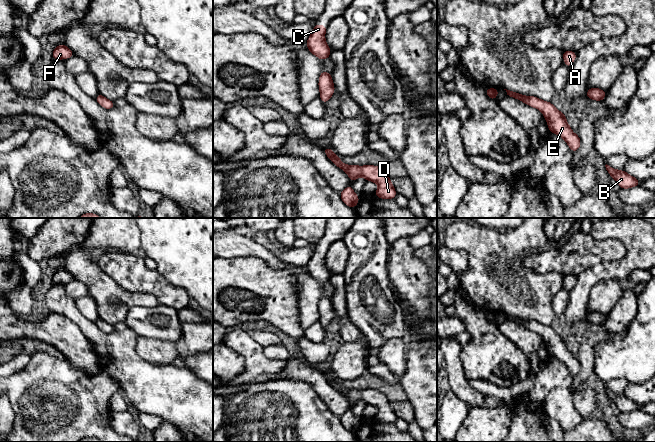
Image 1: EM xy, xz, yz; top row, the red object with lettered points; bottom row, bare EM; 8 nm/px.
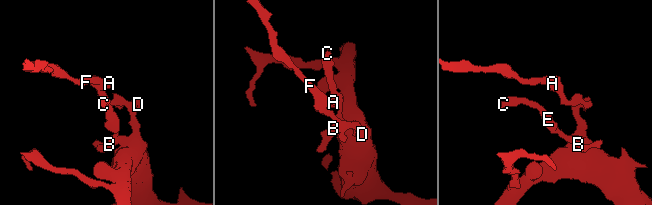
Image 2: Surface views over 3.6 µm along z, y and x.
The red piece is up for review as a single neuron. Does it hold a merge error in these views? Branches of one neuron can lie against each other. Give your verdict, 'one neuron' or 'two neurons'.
one neuron

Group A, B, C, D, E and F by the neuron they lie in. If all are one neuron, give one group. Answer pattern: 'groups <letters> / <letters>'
groups A B C D E F

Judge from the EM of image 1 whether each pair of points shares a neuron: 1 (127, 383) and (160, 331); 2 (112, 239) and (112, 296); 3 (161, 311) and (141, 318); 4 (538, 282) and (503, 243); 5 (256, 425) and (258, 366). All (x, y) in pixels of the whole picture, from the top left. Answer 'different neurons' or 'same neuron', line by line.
1: different neurons
2: same neuron
3: same neuron
4: same neuron
5: different neurons

